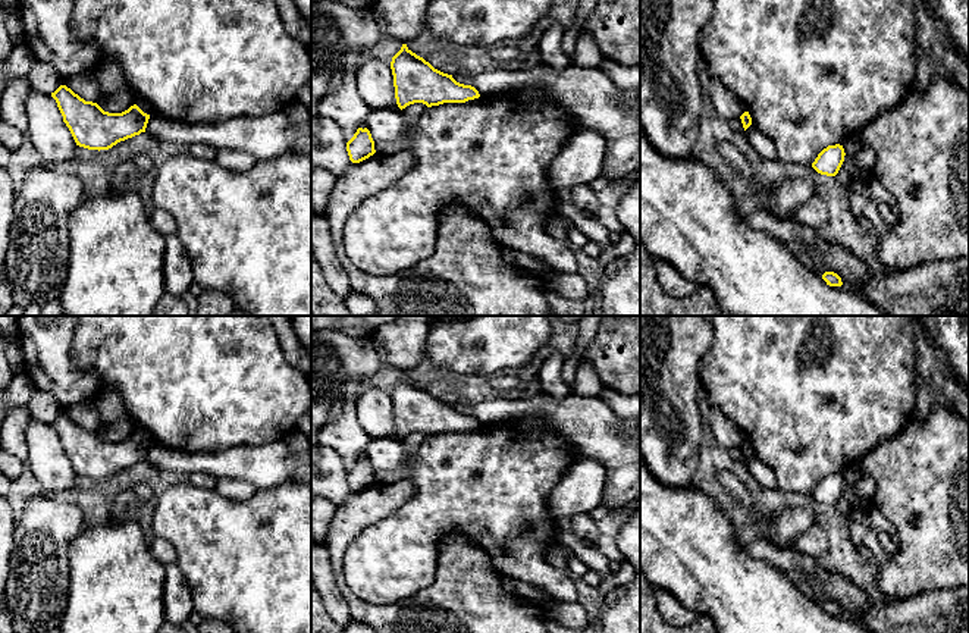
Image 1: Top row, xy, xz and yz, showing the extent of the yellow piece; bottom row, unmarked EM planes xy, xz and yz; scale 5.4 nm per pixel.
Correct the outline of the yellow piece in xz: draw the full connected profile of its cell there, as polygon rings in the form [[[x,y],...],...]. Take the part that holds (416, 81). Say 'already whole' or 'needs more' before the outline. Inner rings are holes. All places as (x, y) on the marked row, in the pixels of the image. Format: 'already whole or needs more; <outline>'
already whole; [[[402,44],[392,57],[391,69],[395,98],[401,110],[414,103],[432,107],[443,103],[465,103],[480,97],[474,87],[460,84],[452,75],[435,69],[407,44]]]

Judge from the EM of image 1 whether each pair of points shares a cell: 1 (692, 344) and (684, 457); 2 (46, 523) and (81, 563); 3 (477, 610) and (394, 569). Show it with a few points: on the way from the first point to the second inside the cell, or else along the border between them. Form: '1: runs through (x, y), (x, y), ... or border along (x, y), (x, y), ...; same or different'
1: runs through (681, 372), (681, 429); same
2: border along (84, 526), (68, 551), (68, 583); different
3: border along (438, 552), (435, 579), (426, 588), (398, 602); different

